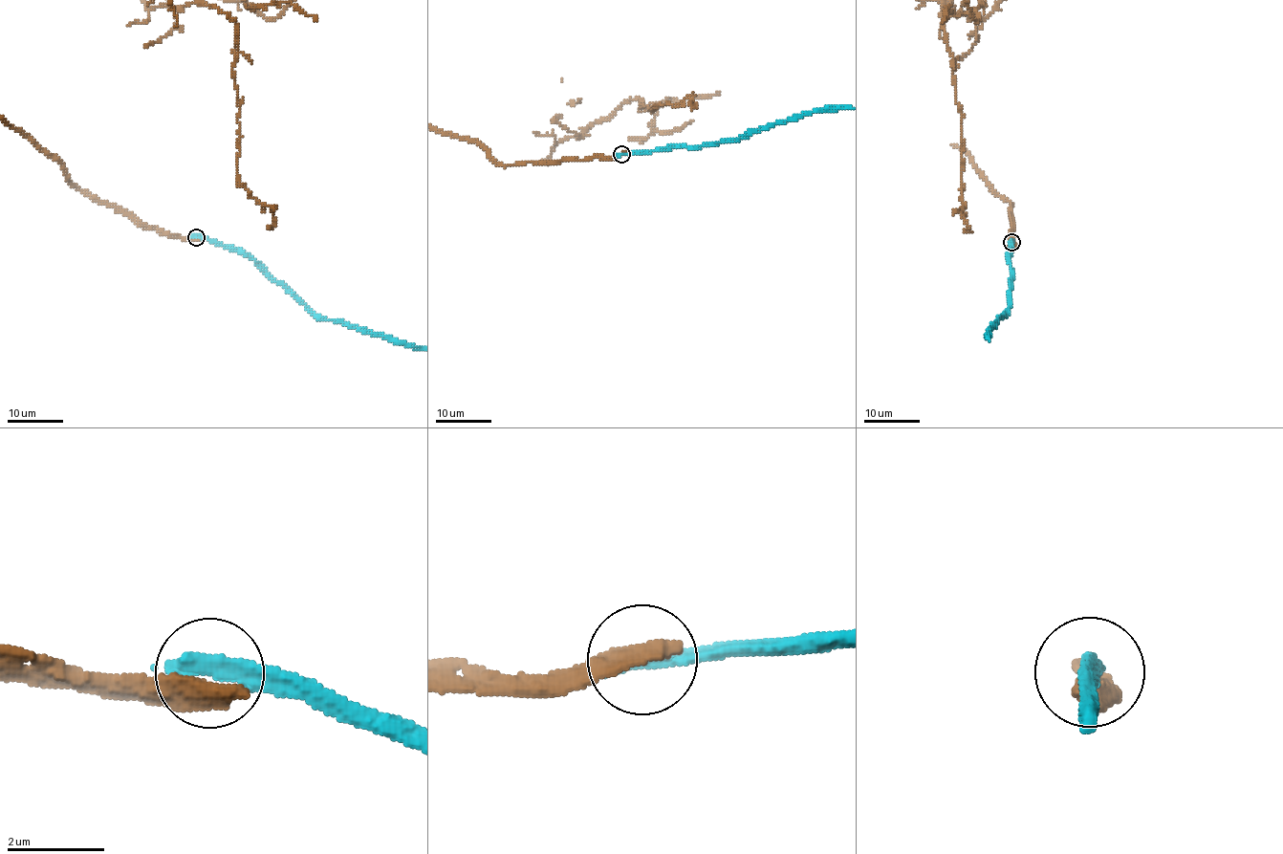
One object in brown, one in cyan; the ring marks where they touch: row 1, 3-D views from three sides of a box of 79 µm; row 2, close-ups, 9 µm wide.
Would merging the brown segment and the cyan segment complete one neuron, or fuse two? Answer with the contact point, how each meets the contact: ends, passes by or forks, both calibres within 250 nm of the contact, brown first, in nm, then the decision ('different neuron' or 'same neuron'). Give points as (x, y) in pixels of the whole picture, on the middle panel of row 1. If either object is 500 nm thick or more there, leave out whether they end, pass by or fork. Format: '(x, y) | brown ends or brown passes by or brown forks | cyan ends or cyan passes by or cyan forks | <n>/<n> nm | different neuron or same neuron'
(621, 154) | 500/420 nm | different neuron

